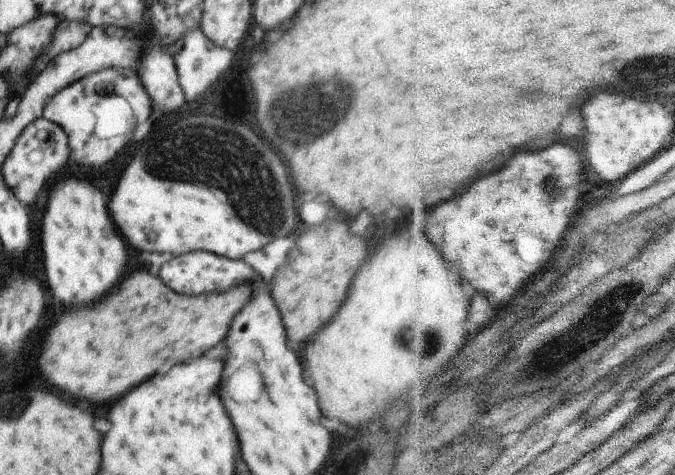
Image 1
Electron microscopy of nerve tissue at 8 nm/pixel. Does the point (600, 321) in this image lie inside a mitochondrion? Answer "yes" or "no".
yes

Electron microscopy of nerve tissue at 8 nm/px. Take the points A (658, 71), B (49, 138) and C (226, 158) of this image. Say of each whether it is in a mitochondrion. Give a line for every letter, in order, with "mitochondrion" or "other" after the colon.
A: mitochondrion
B: other
C: mitochondrion

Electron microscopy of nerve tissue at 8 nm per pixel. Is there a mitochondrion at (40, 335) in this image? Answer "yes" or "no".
no

